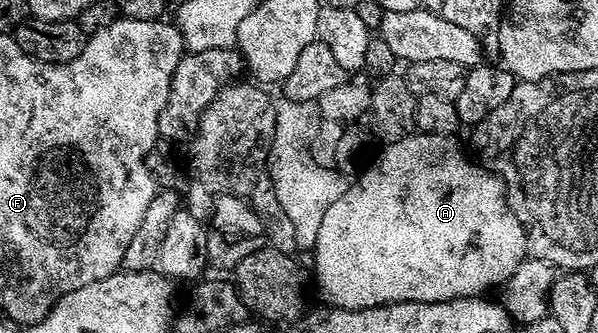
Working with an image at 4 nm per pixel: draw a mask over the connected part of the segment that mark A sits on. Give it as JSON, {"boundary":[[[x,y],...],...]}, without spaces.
{"boundary":[[[410,133],[396,143],[387,144],[384,152],[361,173],[356,184],[345,186],[342,197],[326,209],[326,217],[322,217],[322,225],[318,228],[318,241],[314,248],[316,254],[316,283],[325,295],[327,302],[333,307],[346,309],[362,309],[363,307],[379,307],[385,303],[433,303],[447,299],[467,299],[480,297],[491,287],[499,288],[520,268],[528,255],[527,233],[519,223],[518,217],[511,211],[508,203],[507,189],[503,180],[493,171],[481,165],[475,158],[467,159],[452,144],[451,138],[443,135],[425,135]]]}

